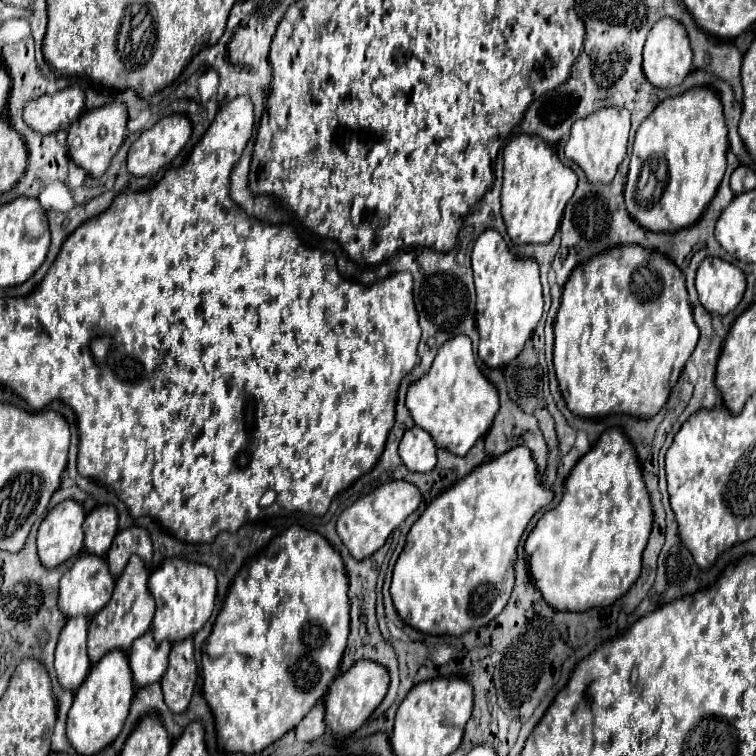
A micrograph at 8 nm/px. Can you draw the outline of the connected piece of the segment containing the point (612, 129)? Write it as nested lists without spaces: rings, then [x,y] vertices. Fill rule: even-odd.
[[[621,107],[599,109],[591,115],[579,119],[571,127],[571,137],[565,145],[565,157],[569,161],[575,161],[585,171],[589,181],[609,183],[615,177],[617,167],[625,157],[629,129],[631,129],[631,121],[629,121],[629,111],[627,109],[621,109]]]

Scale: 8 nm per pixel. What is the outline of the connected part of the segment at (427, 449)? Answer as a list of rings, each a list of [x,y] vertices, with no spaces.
[[[413,427],[401,439],[399,457],[409,471],[431,471],[437,463],[437,445],[427,431]]]

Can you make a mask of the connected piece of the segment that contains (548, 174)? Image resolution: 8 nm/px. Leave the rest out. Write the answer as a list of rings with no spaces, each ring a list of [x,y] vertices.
[[[517,135],[503,149],[501,207],[513,243],[547,243],[555,235],[563,209],[571,199],[577,175],[559,161],[555,149],[537,135]]]

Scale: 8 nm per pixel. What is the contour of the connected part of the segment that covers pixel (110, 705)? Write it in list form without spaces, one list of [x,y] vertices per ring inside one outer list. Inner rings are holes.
[[[113,649],[91,667],[85,683],[75,691],[75,701],[67,717],[67,739],[77,749],[77,753],[93,755],[115,741],[129,715],[133,695],[135,685],[131,681],[127,655],[119,649]]]

